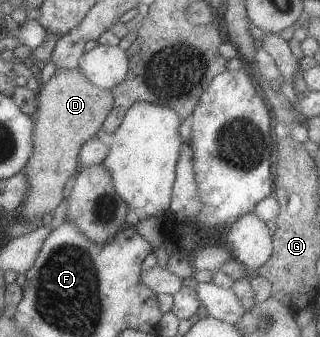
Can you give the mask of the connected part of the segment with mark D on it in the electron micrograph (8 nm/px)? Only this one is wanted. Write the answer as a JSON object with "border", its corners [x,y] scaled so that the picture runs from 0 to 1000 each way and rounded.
{"border":[[[247,202],[228,208],[175,205],[172,214],[131,234],[119,264],[119,318],[103,344],[103,445],[84,475],[75,510],[84,528],[84,582],[66,599],[66,641],[88,659],[122,659],[150,629],[188,611],[197,588],[197,552],[244,507],[247,439],[297,401],[319,374],[328,347],[347,332],[353,291],[344,267],[309,261],[284,249]]]}

